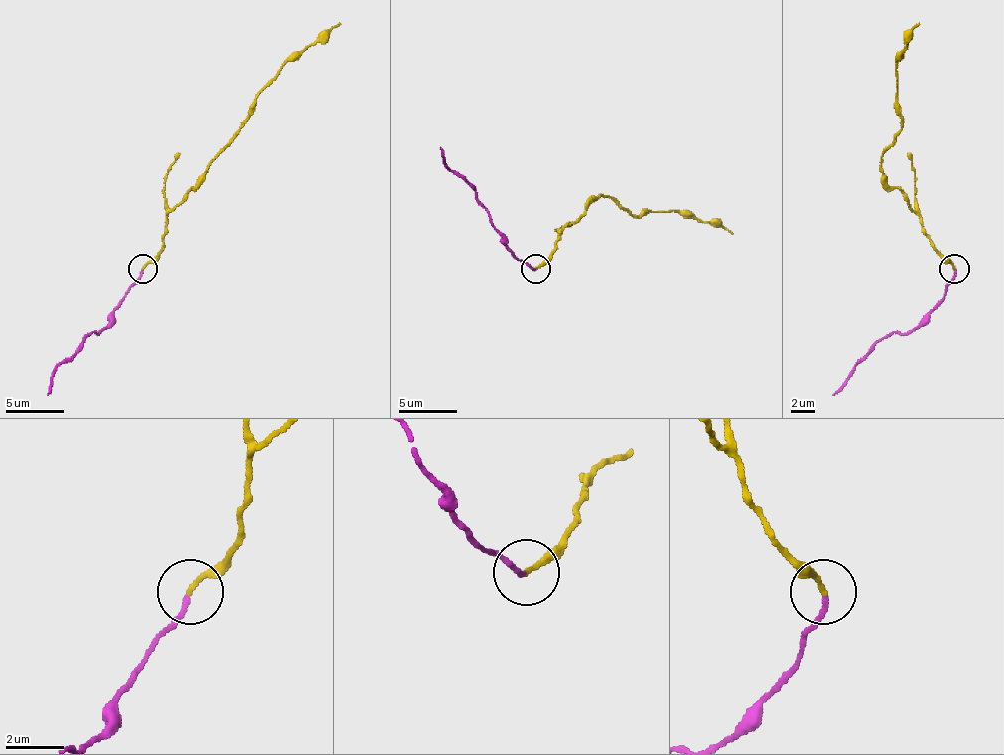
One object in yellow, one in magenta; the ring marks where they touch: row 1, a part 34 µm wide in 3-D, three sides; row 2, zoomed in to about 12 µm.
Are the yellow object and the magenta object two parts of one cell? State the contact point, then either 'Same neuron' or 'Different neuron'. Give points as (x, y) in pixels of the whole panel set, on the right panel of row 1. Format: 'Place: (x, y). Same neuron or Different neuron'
Place: (954, 269). Same neuron

